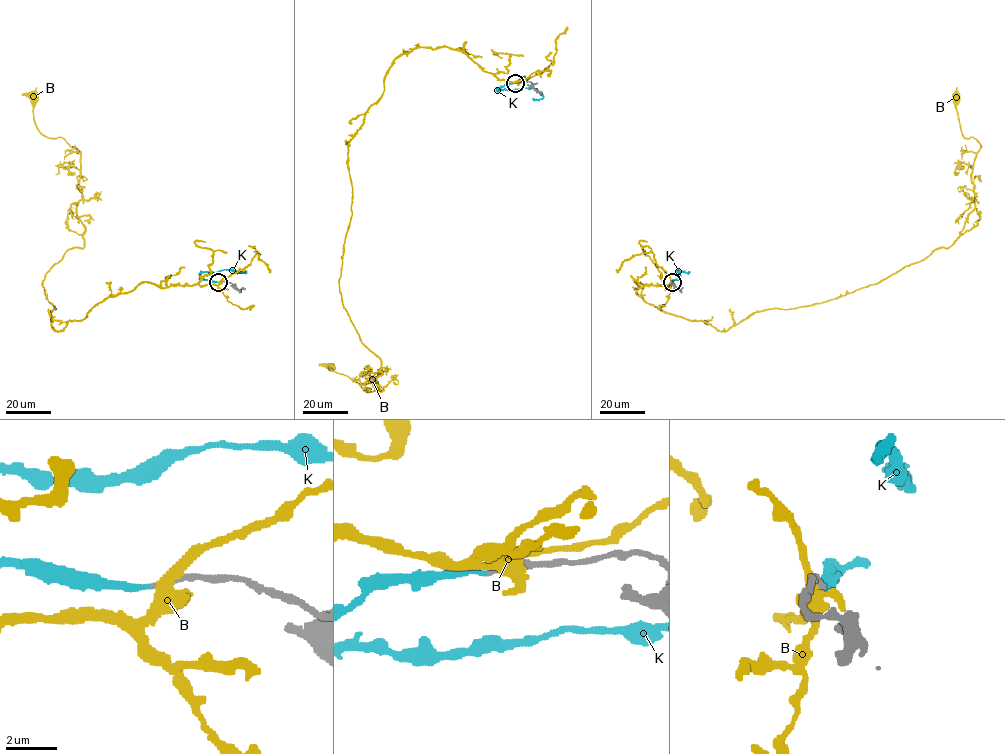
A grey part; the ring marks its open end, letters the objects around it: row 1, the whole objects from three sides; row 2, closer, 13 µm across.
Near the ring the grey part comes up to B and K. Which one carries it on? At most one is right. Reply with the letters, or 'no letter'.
K

